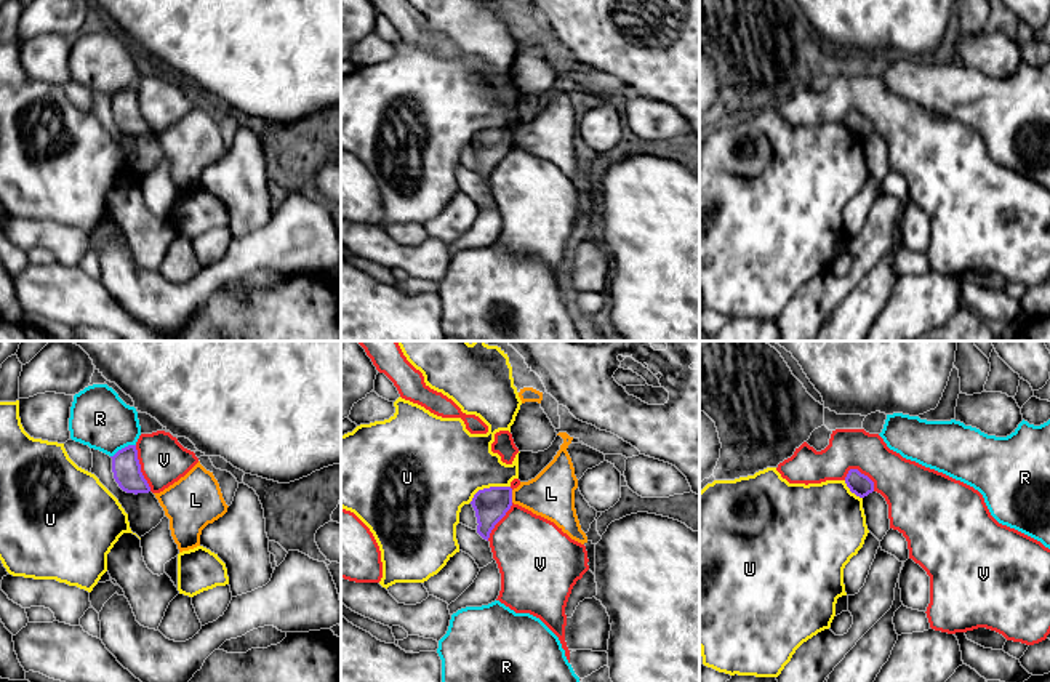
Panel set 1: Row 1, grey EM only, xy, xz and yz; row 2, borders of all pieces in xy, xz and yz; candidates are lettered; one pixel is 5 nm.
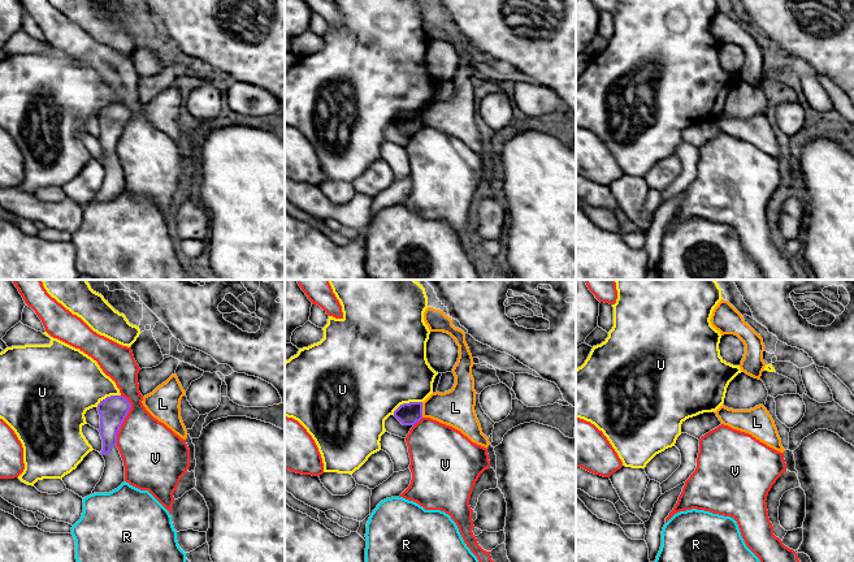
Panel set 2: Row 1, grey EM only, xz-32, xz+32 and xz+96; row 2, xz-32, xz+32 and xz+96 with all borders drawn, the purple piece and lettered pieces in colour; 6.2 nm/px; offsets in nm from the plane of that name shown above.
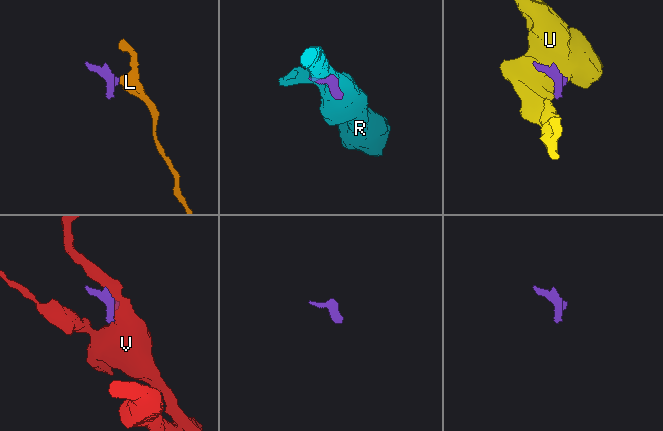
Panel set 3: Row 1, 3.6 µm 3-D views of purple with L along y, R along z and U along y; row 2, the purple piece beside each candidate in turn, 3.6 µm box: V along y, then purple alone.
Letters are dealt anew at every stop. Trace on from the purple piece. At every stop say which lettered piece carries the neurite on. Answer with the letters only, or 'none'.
none

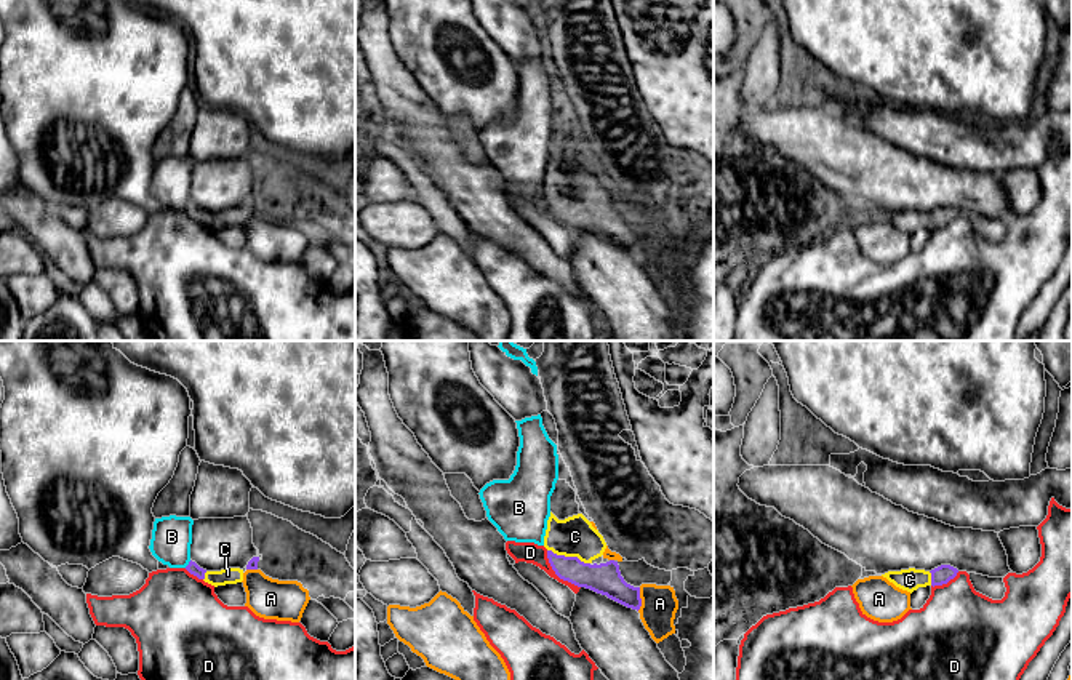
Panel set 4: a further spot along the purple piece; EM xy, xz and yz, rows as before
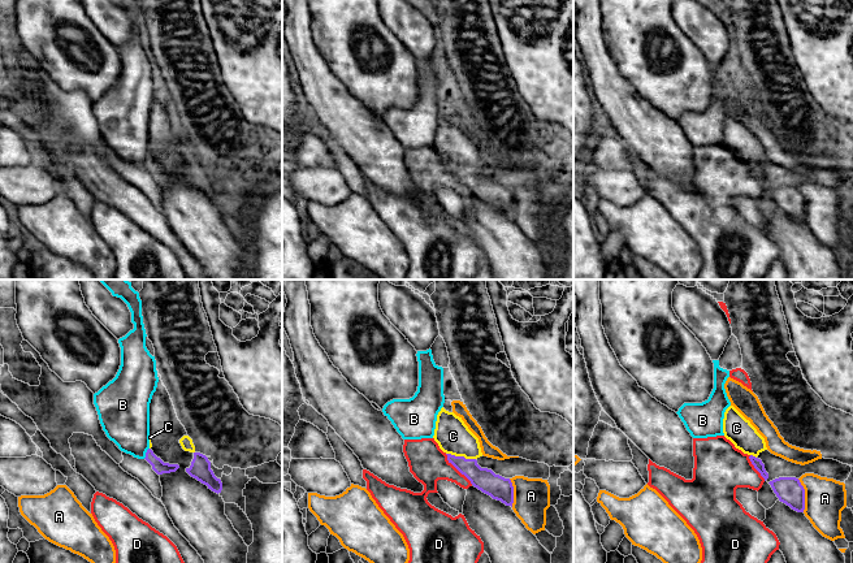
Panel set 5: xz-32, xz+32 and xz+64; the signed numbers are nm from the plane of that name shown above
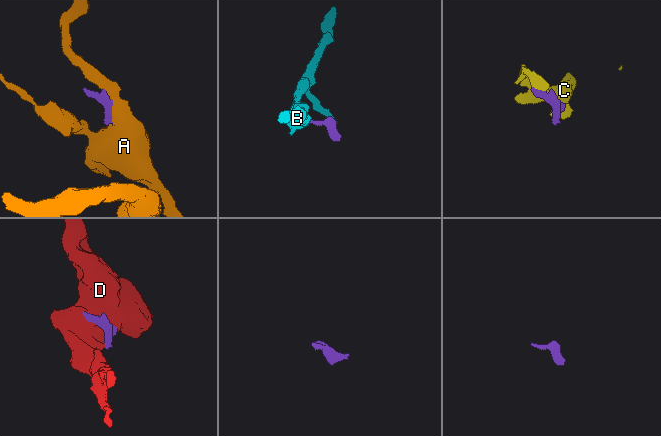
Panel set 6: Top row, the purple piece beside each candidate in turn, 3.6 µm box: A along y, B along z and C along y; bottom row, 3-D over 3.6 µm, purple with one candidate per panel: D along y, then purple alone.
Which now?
C

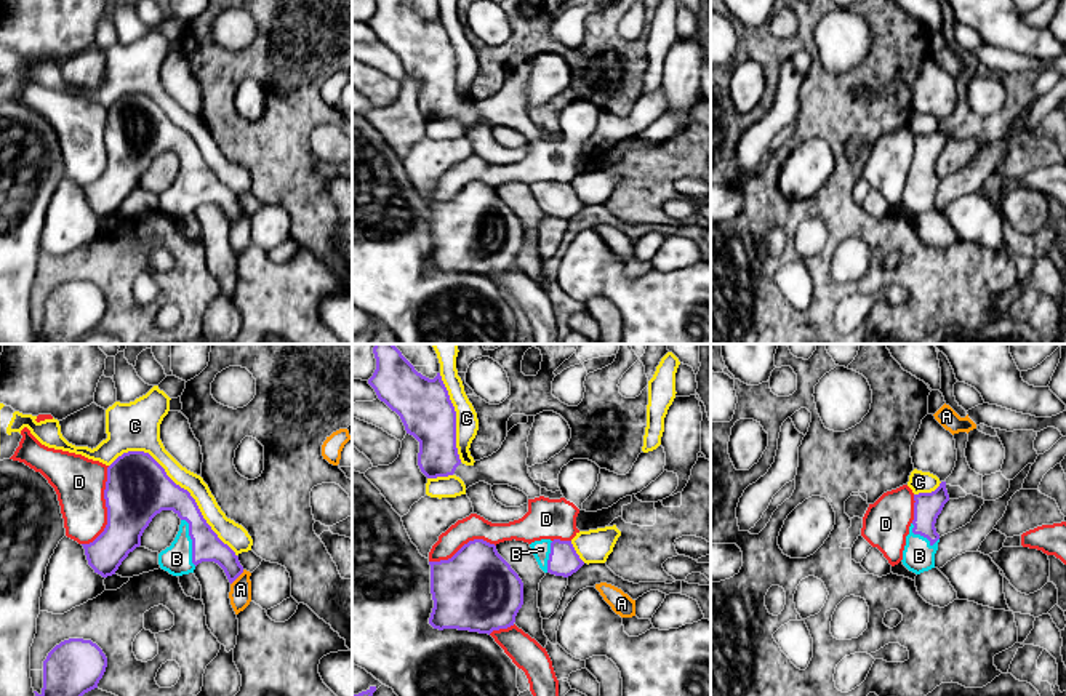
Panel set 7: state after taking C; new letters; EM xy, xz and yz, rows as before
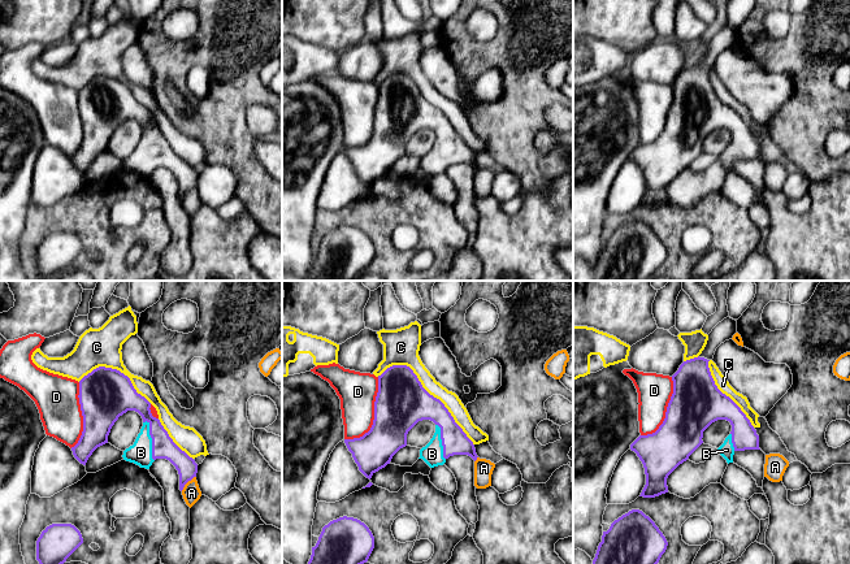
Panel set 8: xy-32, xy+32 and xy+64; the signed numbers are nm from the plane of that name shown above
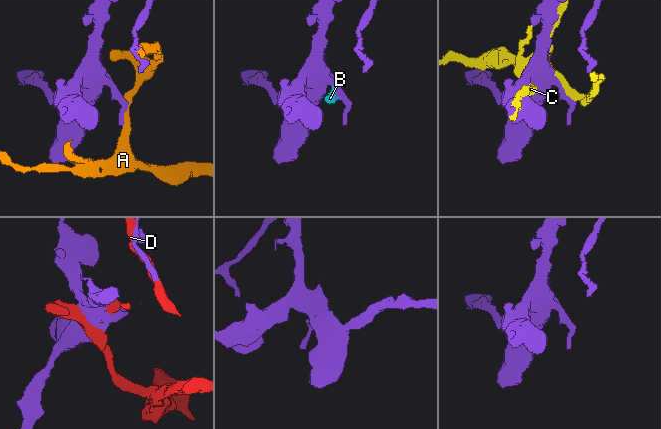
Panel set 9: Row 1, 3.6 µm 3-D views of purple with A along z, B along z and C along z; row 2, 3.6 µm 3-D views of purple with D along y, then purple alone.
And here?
B

